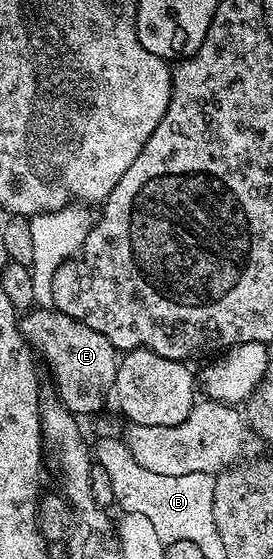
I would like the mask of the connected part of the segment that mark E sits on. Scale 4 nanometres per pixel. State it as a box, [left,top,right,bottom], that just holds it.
[19,308,121,414]

